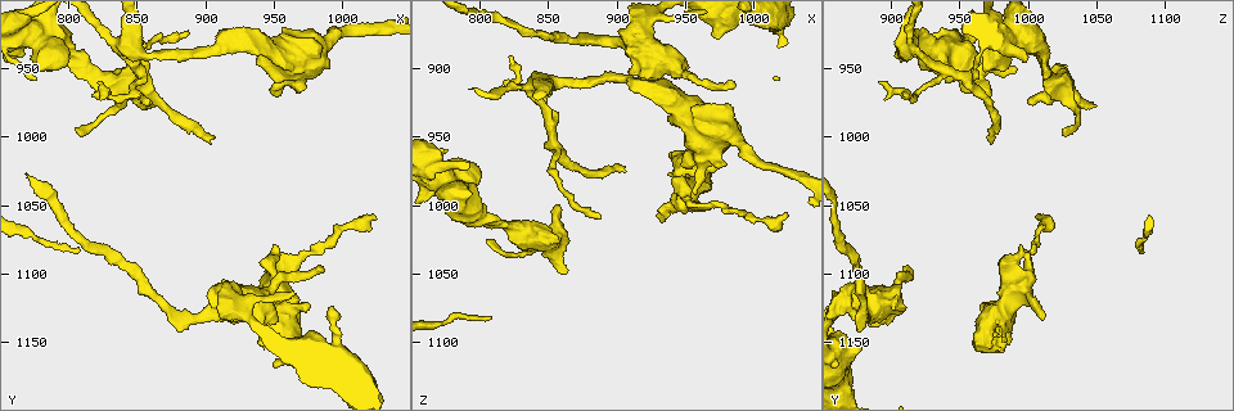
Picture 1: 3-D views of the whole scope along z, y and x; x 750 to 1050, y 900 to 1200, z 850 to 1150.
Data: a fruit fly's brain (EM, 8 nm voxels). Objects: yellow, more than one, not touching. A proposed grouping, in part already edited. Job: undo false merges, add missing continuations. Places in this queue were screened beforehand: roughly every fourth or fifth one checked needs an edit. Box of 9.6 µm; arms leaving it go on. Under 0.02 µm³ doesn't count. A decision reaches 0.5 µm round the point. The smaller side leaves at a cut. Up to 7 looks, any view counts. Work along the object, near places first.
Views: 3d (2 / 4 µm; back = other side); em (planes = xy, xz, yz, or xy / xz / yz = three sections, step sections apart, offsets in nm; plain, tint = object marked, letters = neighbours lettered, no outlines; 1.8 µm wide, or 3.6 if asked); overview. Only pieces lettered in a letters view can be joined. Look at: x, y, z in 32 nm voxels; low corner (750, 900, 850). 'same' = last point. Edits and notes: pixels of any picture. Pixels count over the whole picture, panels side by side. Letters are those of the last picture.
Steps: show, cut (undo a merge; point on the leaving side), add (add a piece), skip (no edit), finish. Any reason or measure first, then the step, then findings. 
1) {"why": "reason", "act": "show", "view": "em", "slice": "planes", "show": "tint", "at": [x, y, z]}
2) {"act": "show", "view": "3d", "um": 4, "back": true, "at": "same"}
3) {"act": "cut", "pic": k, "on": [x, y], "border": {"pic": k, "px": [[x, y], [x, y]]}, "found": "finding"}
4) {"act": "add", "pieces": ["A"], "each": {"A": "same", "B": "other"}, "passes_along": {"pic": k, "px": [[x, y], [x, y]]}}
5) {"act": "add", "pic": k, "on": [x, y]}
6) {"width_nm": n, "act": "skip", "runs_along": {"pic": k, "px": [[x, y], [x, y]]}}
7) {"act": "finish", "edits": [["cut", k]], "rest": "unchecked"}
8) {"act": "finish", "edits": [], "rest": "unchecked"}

{"why": "free end", "act": "show", "view": "em", "um": 3.6, "slice": "xz", "step": 16, "show": "plain", "at": [970, 1154, 880]}

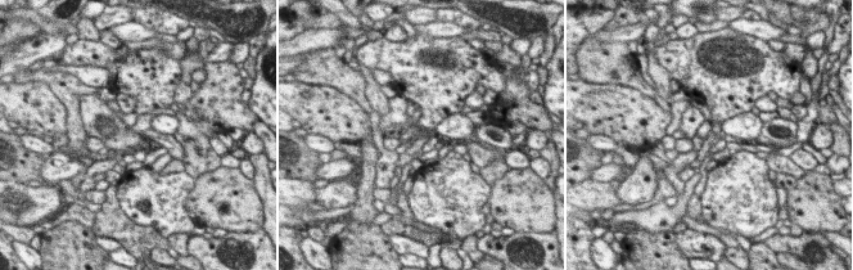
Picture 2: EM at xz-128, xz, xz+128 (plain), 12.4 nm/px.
{"act": "show", "view": "em", "um": 3.6, "slice": "xz", "step": 16, "show": "tint", "at": "same"}

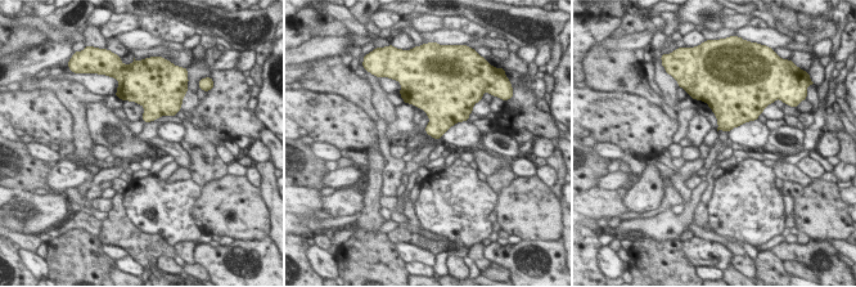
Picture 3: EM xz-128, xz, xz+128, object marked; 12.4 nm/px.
{"why": "what lies round it", "act": "show", "view": "em", "um": 3.6, "slice": "xz", "step": 16, "show": "letters", "at": "same"}

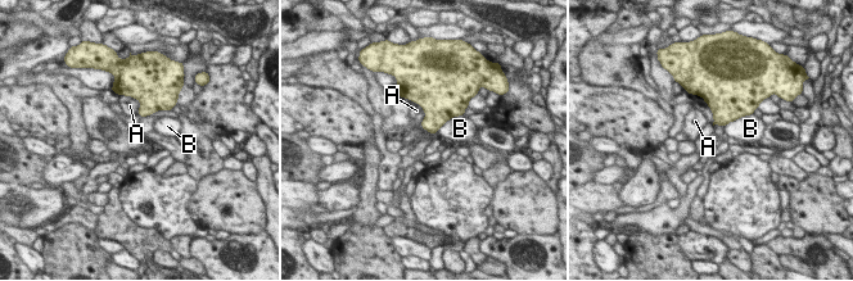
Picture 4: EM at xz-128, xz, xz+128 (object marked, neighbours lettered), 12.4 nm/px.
{"act": "skip", "each": {"A": "other", "B": "other"}, "border": {"pic": 4, "px": [[463, 114], [451, 117], [434, 134]]}, "found": "no lettered piece goes on from it"}

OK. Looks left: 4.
{"why": "free end", "act": "show", "view": "em", "slice": "xz", "step": 4, "show": "tint", "at": [934, 1132, 1012]}

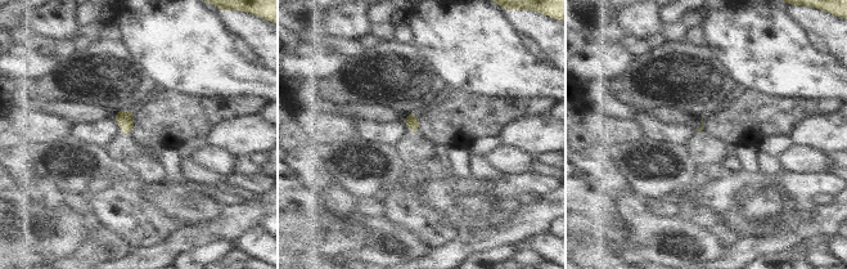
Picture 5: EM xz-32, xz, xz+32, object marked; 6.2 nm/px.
{"act": "show", "view": "em", "slice": "yz", "step": 16, "show": "letters", "at": "same"}

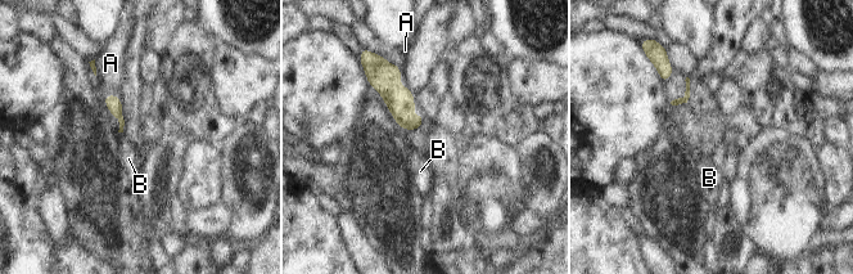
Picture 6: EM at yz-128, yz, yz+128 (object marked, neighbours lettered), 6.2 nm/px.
{"longest_contact_nm": ["B", 40], "act": "skip", "each": {"A": "other", "B": "other"}, "border": {"pic": 6, "px": [[117, 131], [122, 133]]}, "found": "no lettered piece goes on from it"}

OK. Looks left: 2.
{"why": "branch stops here", "act": "show", "view": "3d", "um": 2, "at": [1022, 1058, 1006]}

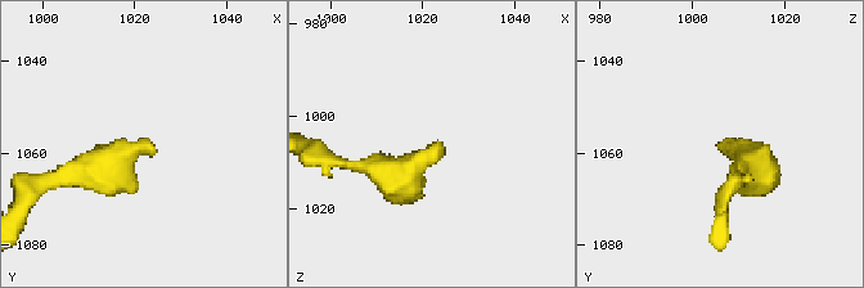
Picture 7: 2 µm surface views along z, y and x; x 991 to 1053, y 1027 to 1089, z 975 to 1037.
{"why": "need the tissue", "act": "show", "view": "em", "slice": "xy", "step": 8, "show": "letters", "at": [1024, 1058, 1005]}

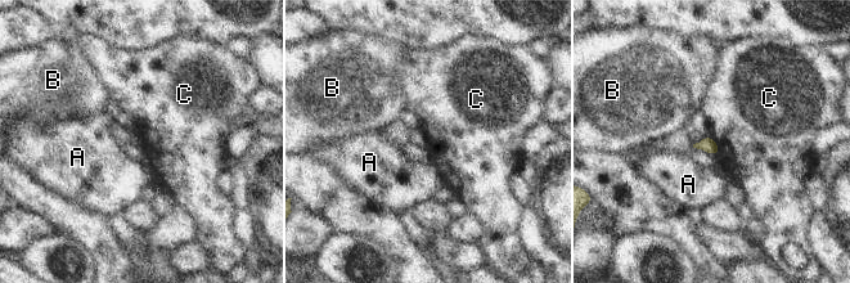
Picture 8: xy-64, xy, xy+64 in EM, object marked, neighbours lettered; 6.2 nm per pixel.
{"width_nm": 100, "act": "skip", "each": {"A": "other", "B": "other", "C": "other"}, "border": {"pic": 8, "px": [[710, 135], [718, 146], [719, 155]]}, "found": "no lettered piece goes on from it"}

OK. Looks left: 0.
{"act": "finish", "edits": [], "rest": "unchecked"}

